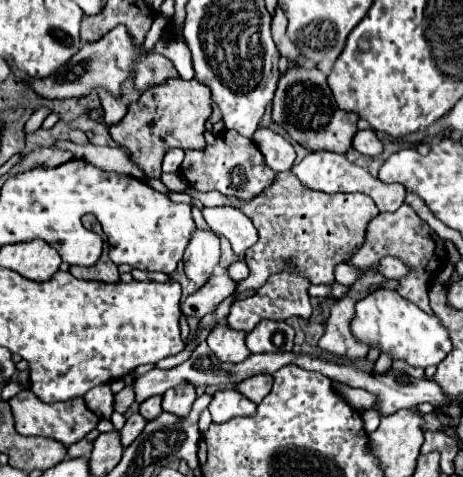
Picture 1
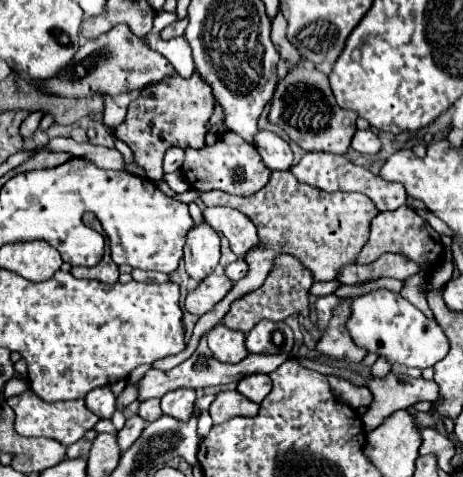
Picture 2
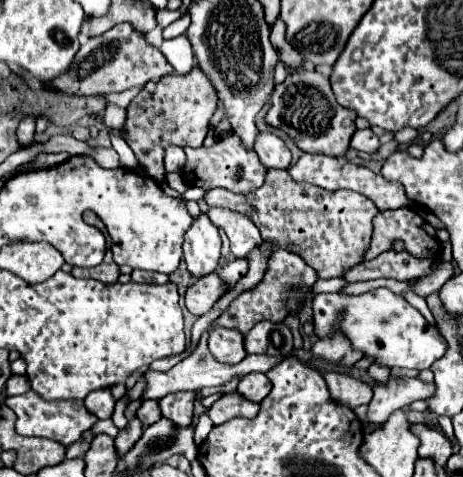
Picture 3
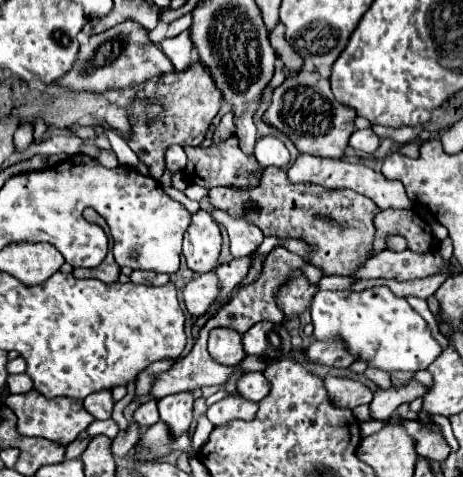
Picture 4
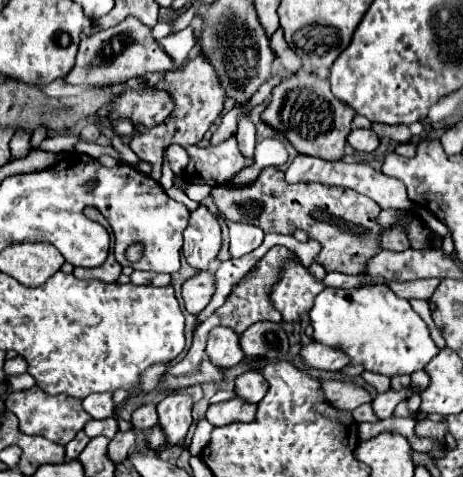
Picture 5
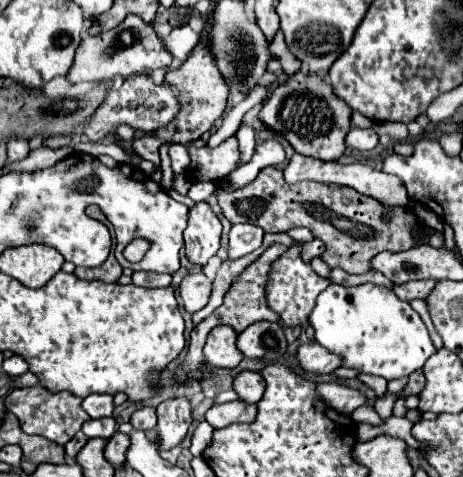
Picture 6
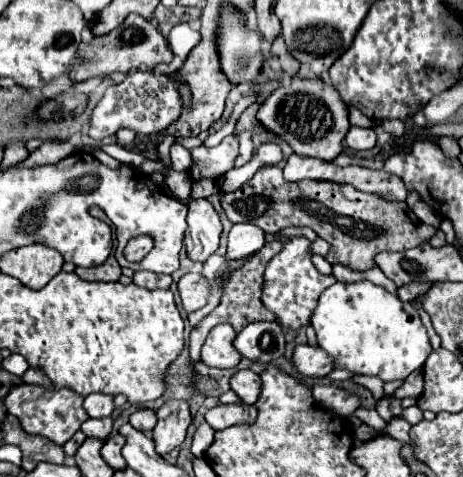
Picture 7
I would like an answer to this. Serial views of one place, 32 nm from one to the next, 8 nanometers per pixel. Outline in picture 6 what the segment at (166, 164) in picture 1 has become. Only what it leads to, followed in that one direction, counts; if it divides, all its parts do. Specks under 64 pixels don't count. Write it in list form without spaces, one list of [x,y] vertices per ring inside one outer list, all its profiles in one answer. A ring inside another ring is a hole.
[[[172,144],[172,146],[170,146],[170,158],[172,158],[172,170],[174,170],[176,174],[188,170],[190,154],[188,154],[188,150],[186,150],[184,144]]]

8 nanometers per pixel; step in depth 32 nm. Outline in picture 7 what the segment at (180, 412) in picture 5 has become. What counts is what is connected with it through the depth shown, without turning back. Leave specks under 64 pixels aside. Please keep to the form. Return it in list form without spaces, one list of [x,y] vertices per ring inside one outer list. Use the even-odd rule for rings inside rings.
[[[184,400],[166,402],[164,406],[160,406],[156,416],[158,416],[158,424],[152,430],[152,438],[156,444],[156,452],[164,456],[184,442],[192,418],[188,404]]]

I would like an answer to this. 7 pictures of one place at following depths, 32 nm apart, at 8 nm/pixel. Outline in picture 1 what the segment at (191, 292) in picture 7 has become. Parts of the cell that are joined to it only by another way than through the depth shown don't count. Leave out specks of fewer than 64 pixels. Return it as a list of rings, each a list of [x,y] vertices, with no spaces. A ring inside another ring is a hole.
[[[212,274],[202,288],[184,300],[182,314],[202,318],[208,312],[214,312],[214,308],[234,292],[234,288],[236,282],[228,274]]]

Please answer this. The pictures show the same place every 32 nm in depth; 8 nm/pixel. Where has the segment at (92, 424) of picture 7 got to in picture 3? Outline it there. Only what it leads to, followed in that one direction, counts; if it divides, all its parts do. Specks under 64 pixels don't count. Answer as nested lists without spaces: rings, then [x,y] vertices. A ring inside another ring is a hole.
[[[108,418],[106,420],[98,420],[92,428],[90,428],[90,432],[96,436],[96,434],[108,434],[110,438],[114,438],[116,434],[118,434],[118,428],[114,426],[114,422],[112,419]]]

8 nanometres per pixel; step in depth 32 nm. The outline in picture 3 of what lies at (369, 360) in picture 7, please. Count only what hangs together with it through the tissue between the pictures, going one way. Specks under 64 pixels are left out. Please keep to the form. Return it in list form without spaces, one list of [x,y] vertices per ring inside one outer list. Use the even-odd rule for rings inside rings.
[[[376,288],[358,296],[346,292],[316,294],[312,300],[314,334],[328,338],[334,332],[342,332],[354,350],[362,352],[364,358],[374,358],[374,364],[384,368],[430,368],[444,352],[446,344],[438,328],[428,326],[424,316],[412,308],[404,296],[396,296],[388,288]]]

